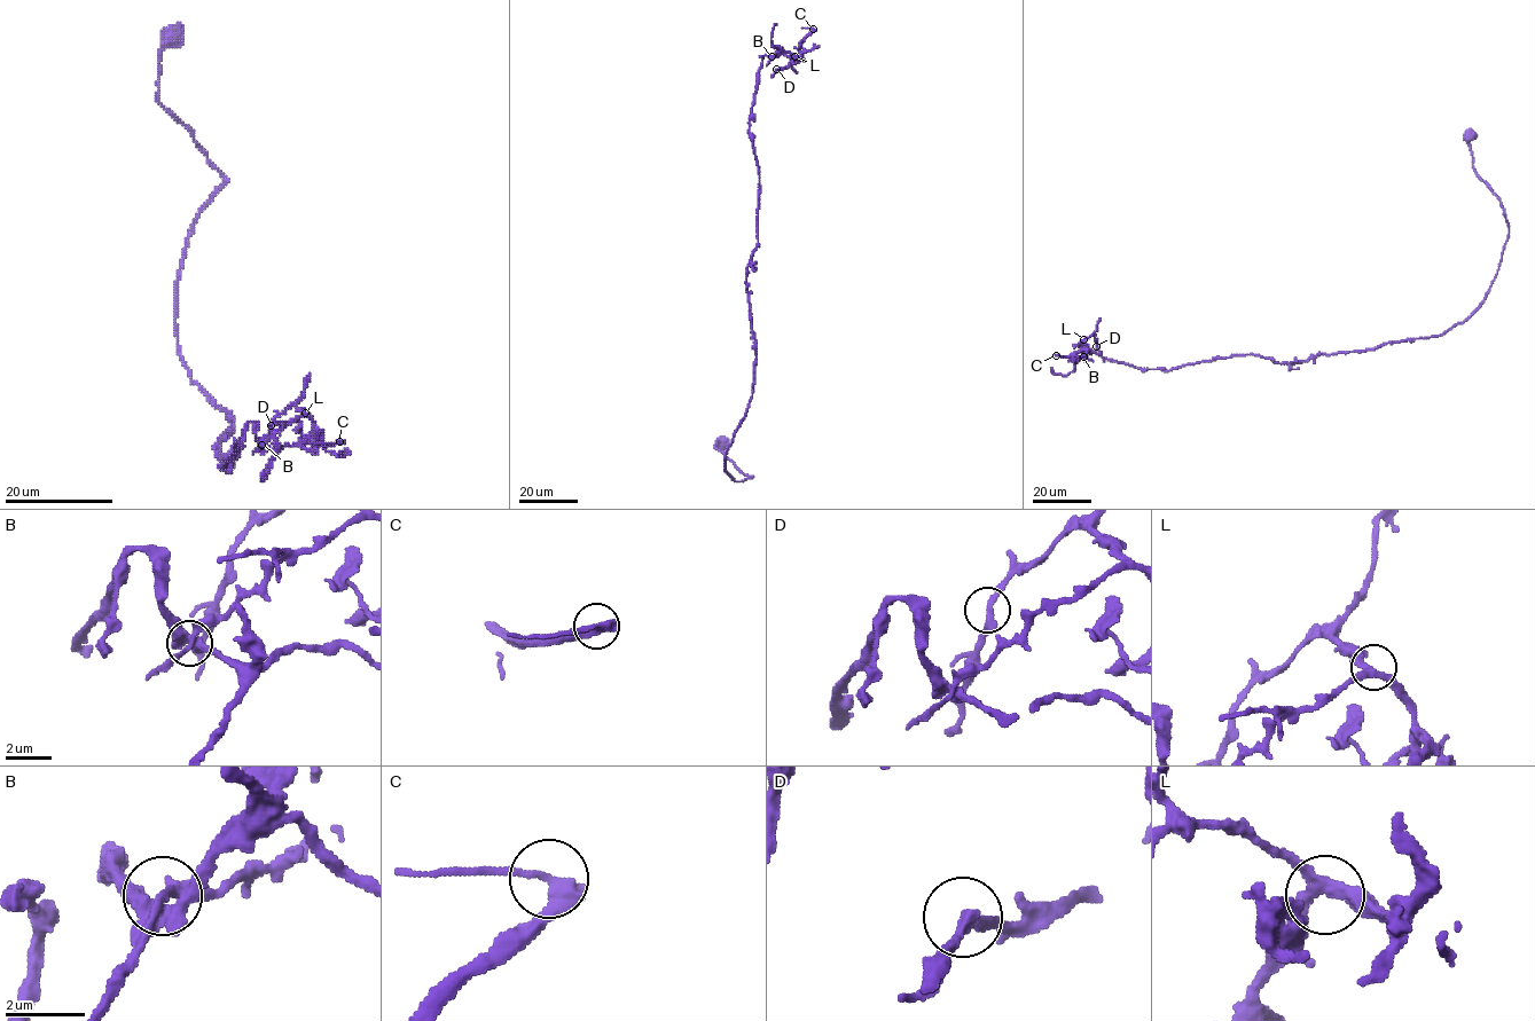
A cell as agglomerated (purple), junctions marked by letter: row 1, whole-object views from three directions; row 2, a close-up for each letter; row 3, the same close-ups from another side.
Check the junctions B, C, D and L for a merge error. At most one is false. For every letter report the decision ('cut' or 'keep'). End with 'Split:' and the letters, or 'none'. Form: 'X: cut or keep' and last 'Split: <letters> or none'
B: cut
C: keep
D: keep
L: keep
Split: B

